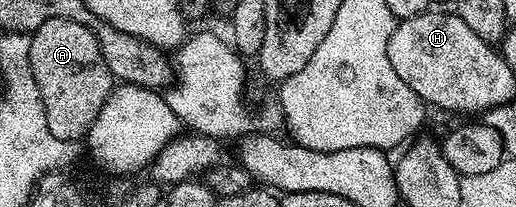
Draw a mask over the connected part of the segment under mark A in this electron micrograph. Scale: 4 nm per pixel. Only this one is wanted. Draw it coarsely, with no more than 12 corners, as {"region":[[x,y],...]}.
{"region":[[49,18],[31,69],[53,138],[82,141],[113,91],[85,25]]}

